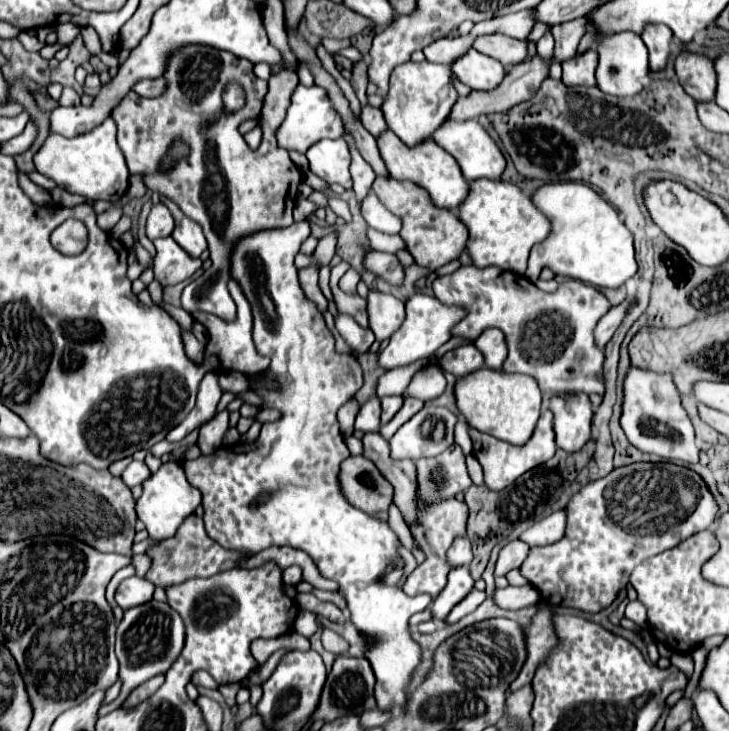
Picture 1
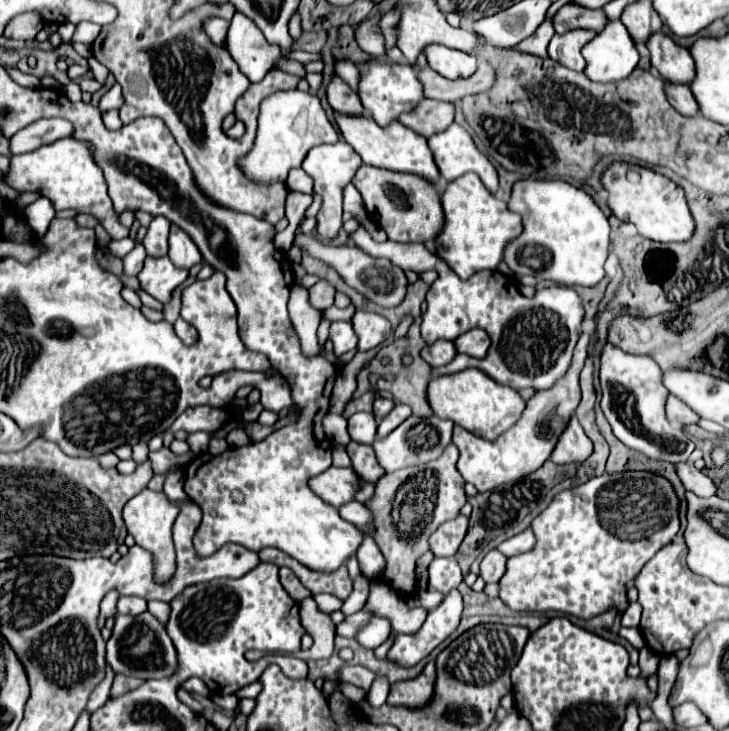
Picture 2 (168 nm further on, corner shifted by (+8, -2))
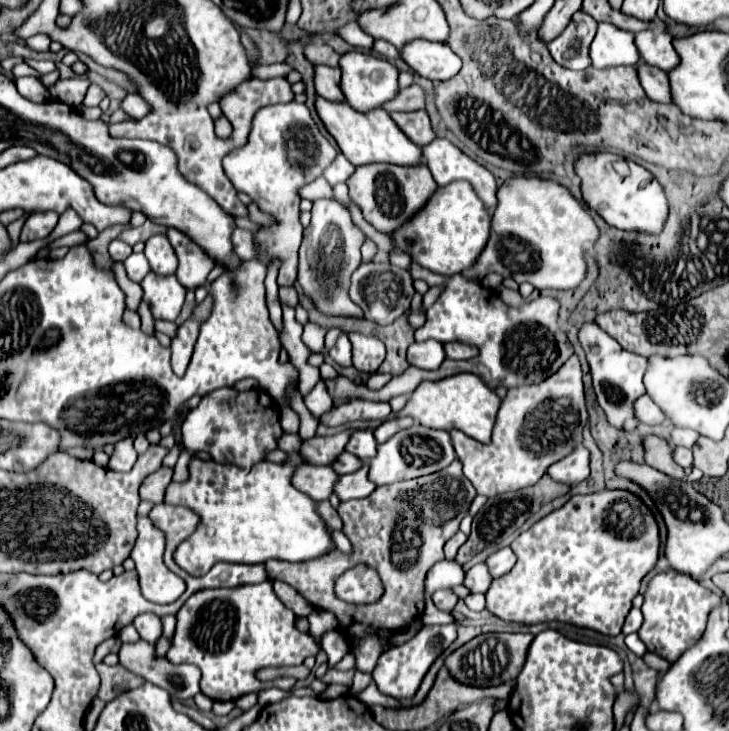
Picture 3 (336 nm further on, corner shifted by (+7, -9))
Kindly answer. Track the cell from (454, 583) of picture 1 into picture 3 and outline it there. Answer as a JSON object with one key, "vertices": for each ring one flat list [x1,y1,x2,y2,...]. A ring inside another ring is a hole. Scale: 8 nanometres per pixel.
{"vertices":[[456,622,450,624,442,624,442,626,422,626,422,630,410,638,408,642,404,642,402,646,390,648,386,650,380,658,378,664,374,668,374,682,378,686,378,690,390,698,412,698,424,678,424,674,428,672,428,668,432,666,432,662,456,640]]}

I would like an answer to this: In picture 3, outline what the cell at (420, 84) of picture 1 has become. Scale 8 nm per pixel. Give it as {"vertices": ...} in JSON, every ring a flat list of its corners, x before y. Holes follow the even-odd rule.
{"vertices":[[356,50,342,54,340,68,342,68,342,92,346,96,346,102,358,112,370,112,370,110,382,108,384,102,390,102,398,96,398,90,400,90,398,70,390,62,376,58,374,54,364,54]]}

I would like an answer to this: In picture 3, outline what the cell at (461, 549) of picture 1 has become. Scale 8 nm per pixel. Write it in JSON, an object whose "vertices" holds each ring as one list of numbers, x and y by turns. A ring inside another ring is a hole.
{"vertices":[[442,588,442,590,436,590,436,592,434,592,432,600,434,600,434,604,436,604,440,610,448,612,448,610,452,610,452,608,456,606,458,596,452,592,452,588]]}

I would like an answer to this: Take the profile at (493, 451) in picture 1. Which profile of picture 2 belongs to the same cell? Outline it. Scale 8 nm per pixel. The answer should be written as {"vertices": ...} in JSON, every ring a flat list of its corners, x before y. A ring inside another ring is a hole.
{"vertices":[[583,333,575,347,573,361,565,377,561,377,561,381,555,381,551,389,535,391,535,395,529,401,525,401,525,409,517,419,517,425,501,433,501,437,497,437,495,441,485,441,463,427,453,429,453,443,461,453,457,469,467,483,473,483,477,487,479,493,493,491,495,487,501,485,517,483,519,479,537,471,549,459,549,455,553,453,553,445,557,445,557,437,565,431,565,425,569,423,571,415,575,413,581,401,579,373,587,359,587,345,589,345,589,335]]}

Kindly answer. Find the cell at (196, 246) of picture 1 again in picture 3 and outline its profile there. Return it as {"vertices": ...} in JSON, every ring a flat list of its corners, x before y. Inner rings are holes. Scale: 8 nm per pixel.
{"vertices":[[170,228,166,232,176,256,178,256,178,270,176,278,180,284,188,290,196,290,198,286,206,284,206,276,214,268,214,262,210,256,206,256,198,244,194,244,186,234,178,232,176,228]]}

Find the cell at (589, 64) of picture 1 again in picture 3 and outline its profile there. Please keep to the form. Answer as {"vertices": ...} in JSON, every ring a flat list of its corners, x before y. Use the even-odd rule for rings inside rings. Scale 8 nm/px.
{"vertices":[[576,12,562,36,548,44,552,58,564,68,586,70,590,66,588,48,596,36,596,30,598,22,590,20,590,16,584,16,584,12]]}

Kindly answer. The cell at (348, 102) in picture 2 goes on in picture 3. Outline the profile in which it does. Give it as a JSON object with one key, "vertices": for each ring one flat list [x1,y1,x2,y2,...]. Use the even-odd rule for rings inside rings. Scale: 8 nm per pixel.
{"vertices":[[316,66,316,92,330,102,342,102,344,94,340,90,340,70,330,66]]}

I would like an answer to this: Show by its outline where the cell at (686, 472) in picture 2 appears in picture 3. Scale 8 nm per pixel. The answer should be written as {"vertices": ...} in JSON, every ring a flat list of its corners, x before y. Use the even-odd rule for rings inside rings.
{"vertices":[[650,436,644,440,644,446,646,446,646,464,668,474,670,478,676,478,676,480,686,480,686,474,684,470,672,460,672,446,656,436]]}

